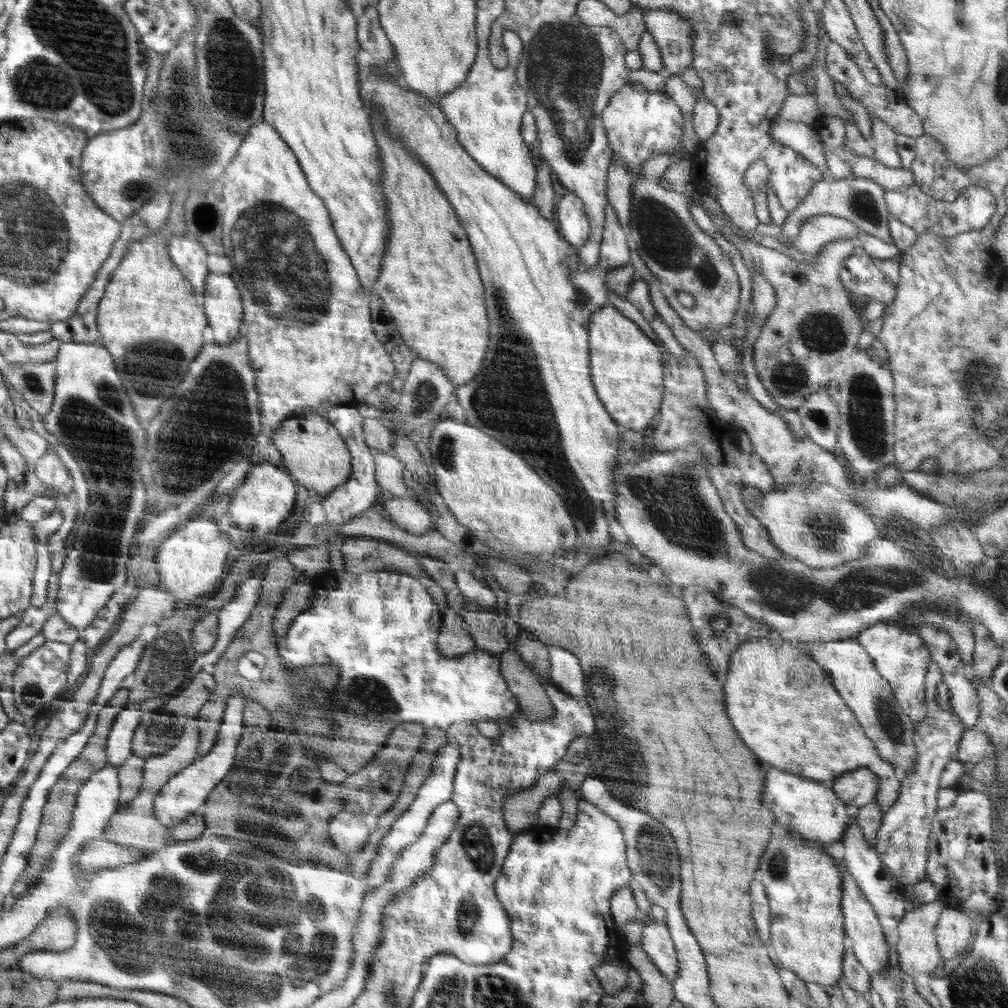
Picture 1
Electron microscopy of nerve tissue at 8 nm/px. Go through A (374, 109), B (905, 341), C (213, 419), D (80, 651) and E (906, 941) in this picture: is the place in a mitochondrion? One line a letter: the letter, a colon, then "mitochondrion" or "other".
A: other
B: other
C: mitochondrion
D: other
E: other

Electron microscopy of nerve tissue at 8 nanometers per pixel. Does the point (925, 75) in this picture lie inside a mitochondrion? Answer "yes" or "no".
yes

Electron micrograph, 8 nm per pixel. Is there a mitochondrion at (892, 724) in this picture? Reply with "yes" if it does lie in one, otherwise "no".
yes

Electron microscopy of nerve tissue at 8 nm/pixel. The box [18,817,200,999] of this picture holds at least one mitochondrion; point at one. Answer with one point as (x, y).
(121, 936)

